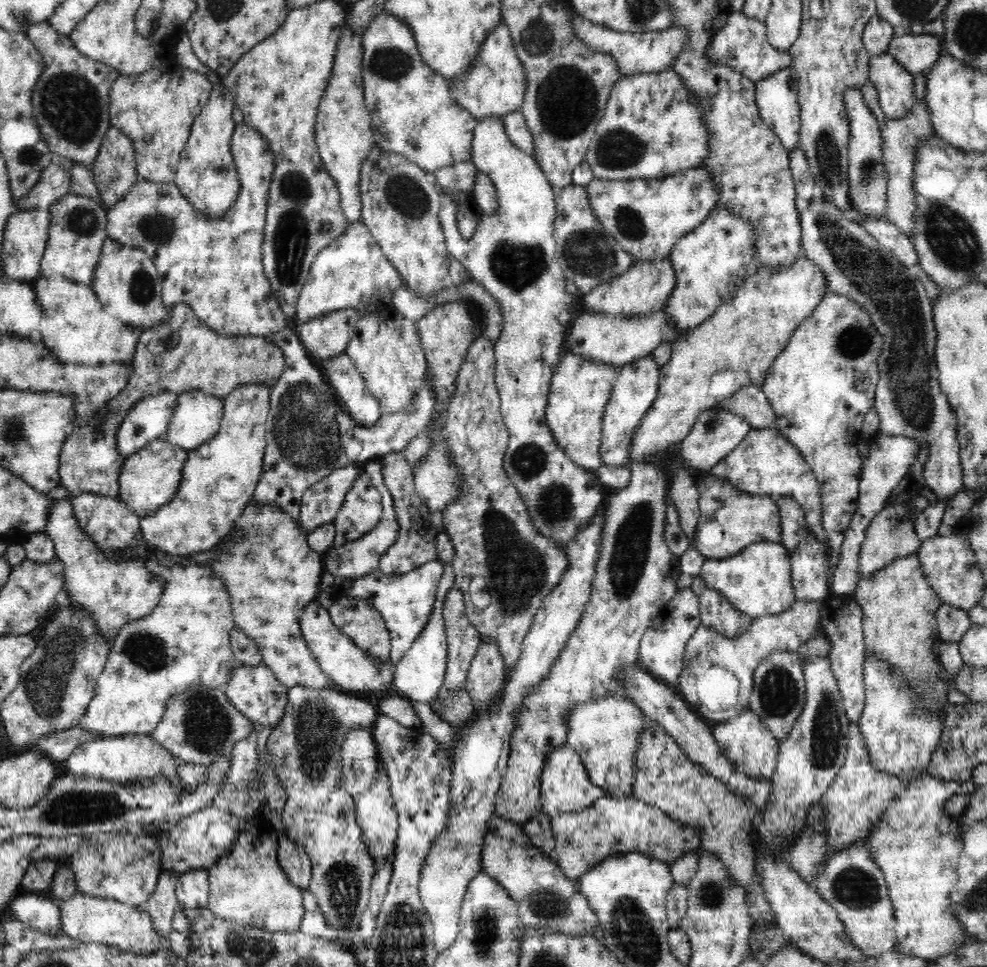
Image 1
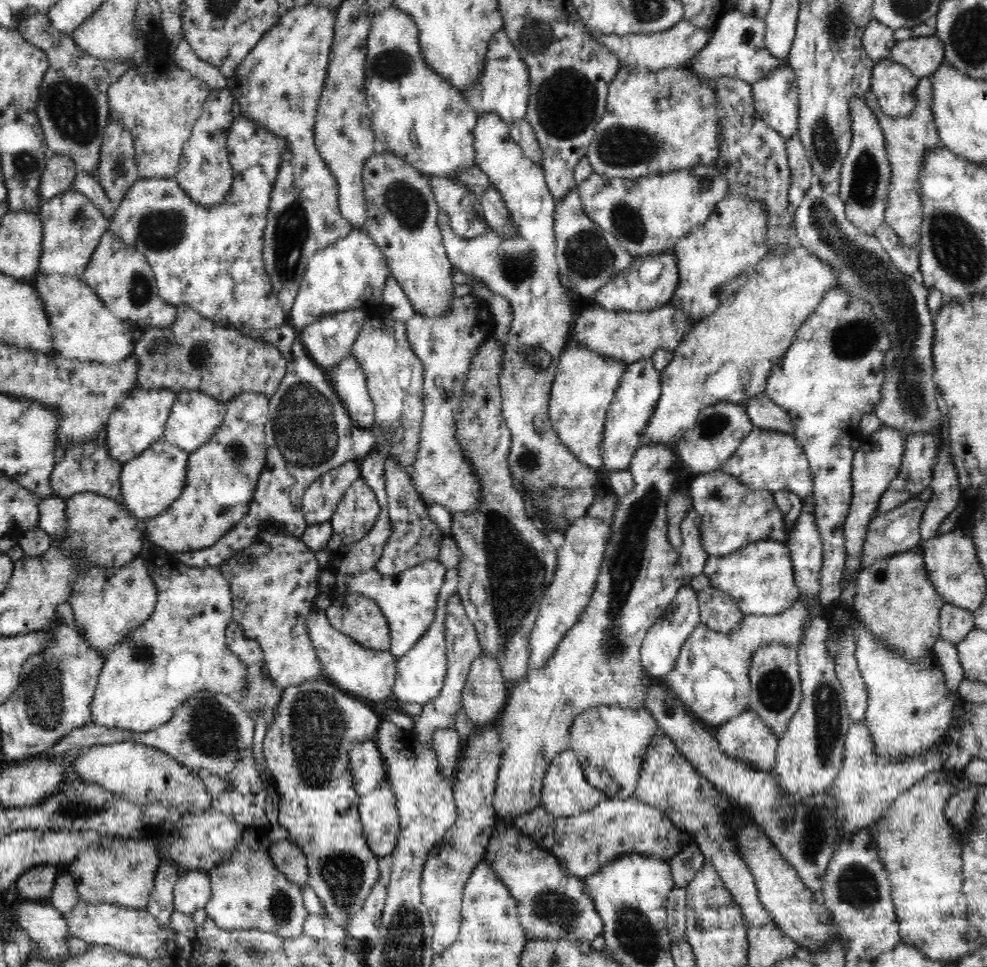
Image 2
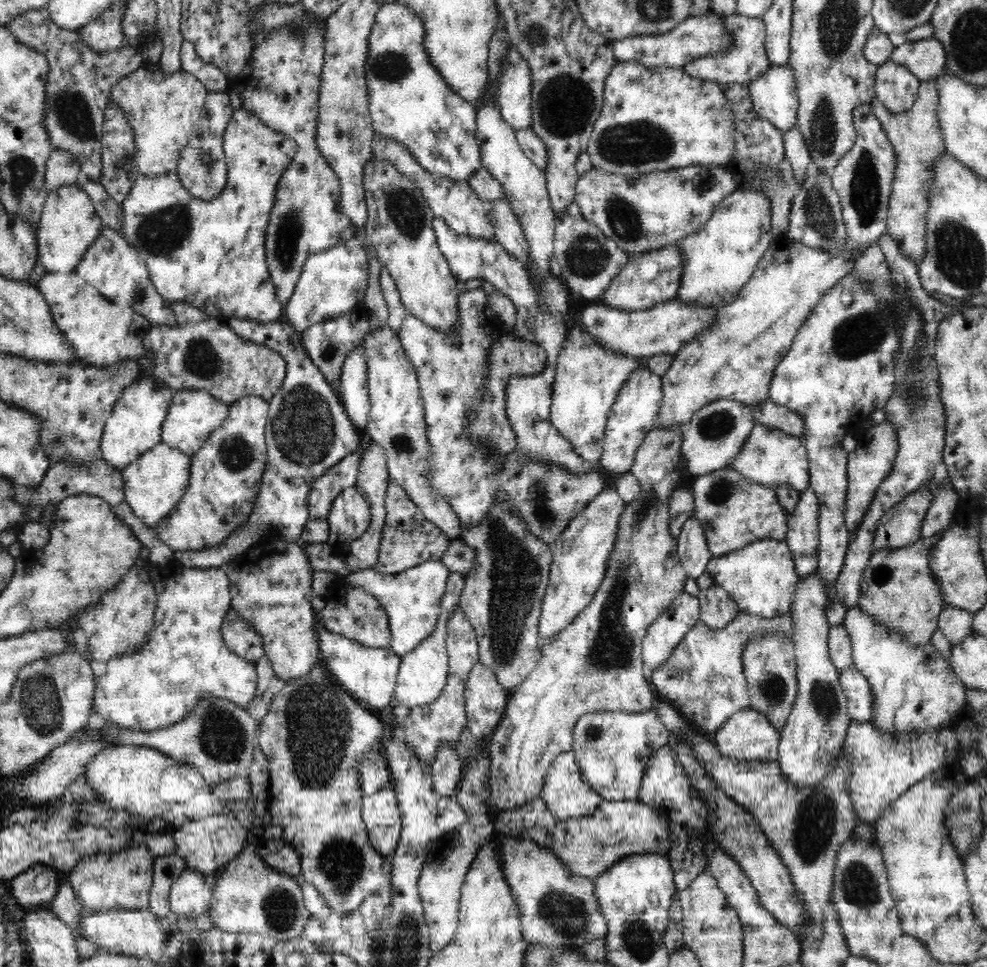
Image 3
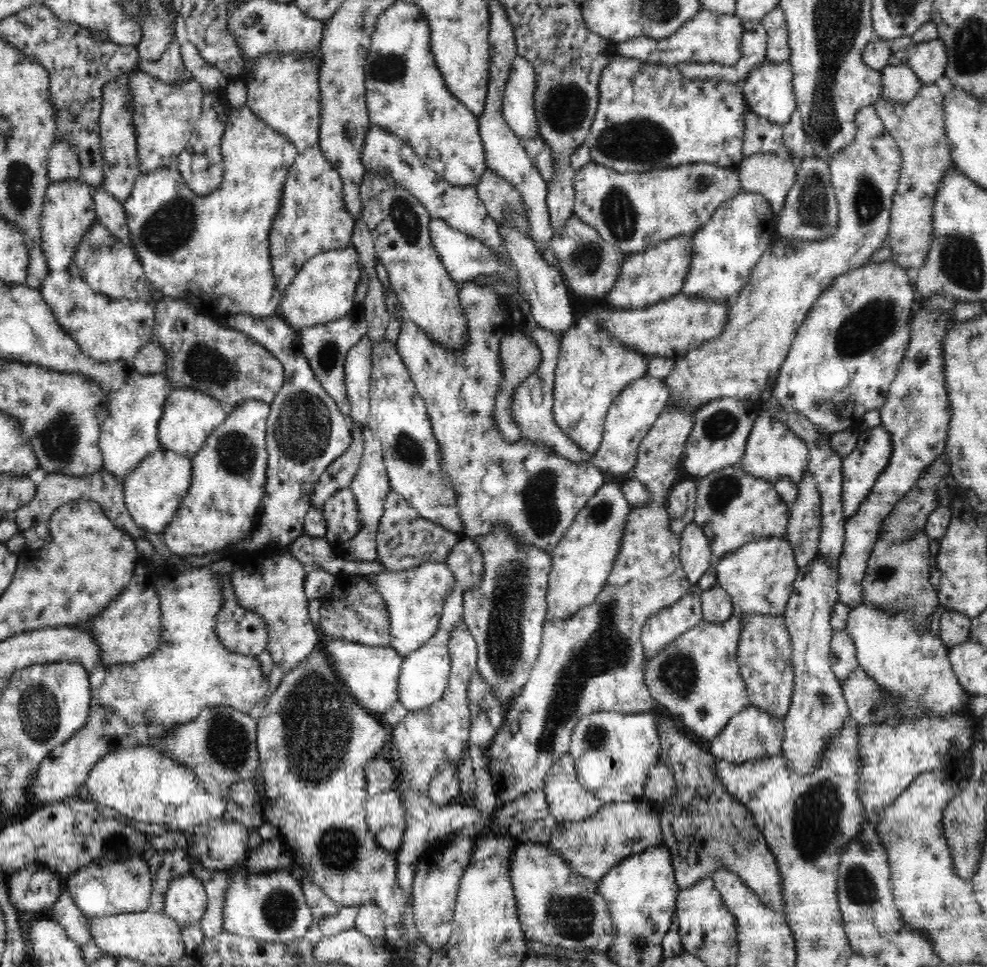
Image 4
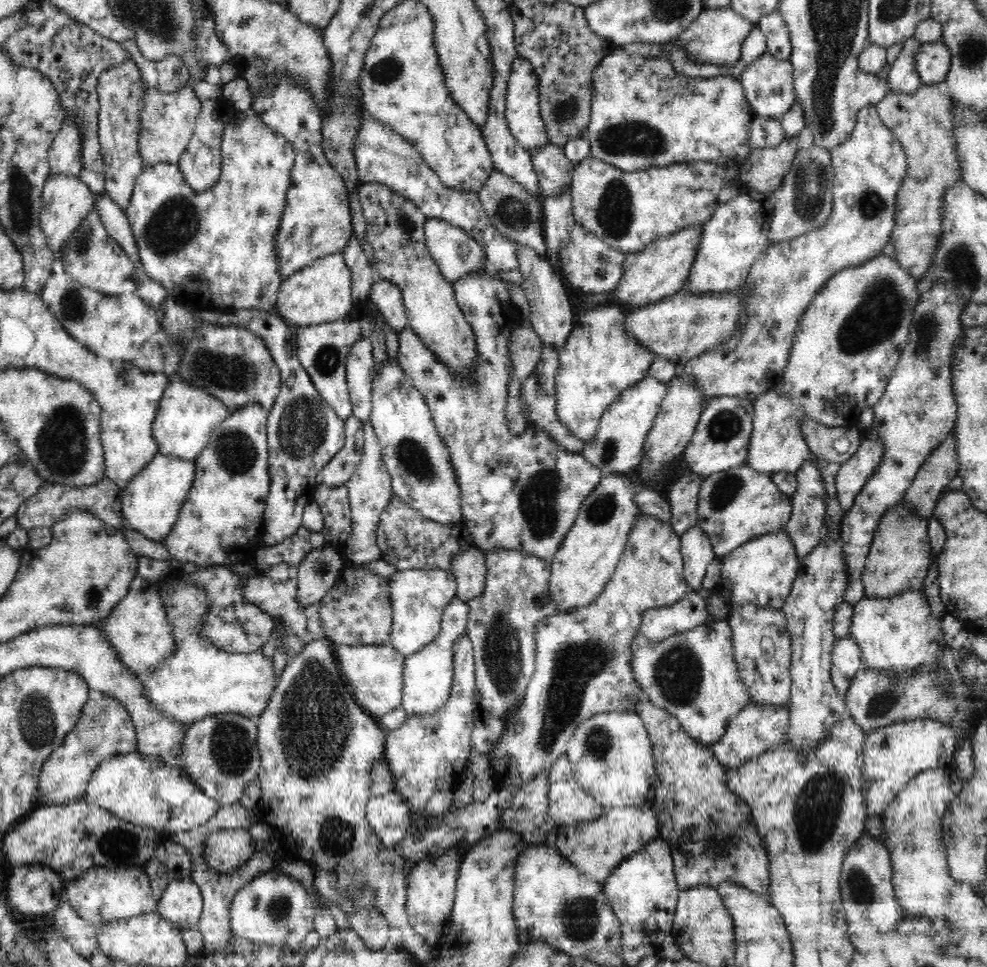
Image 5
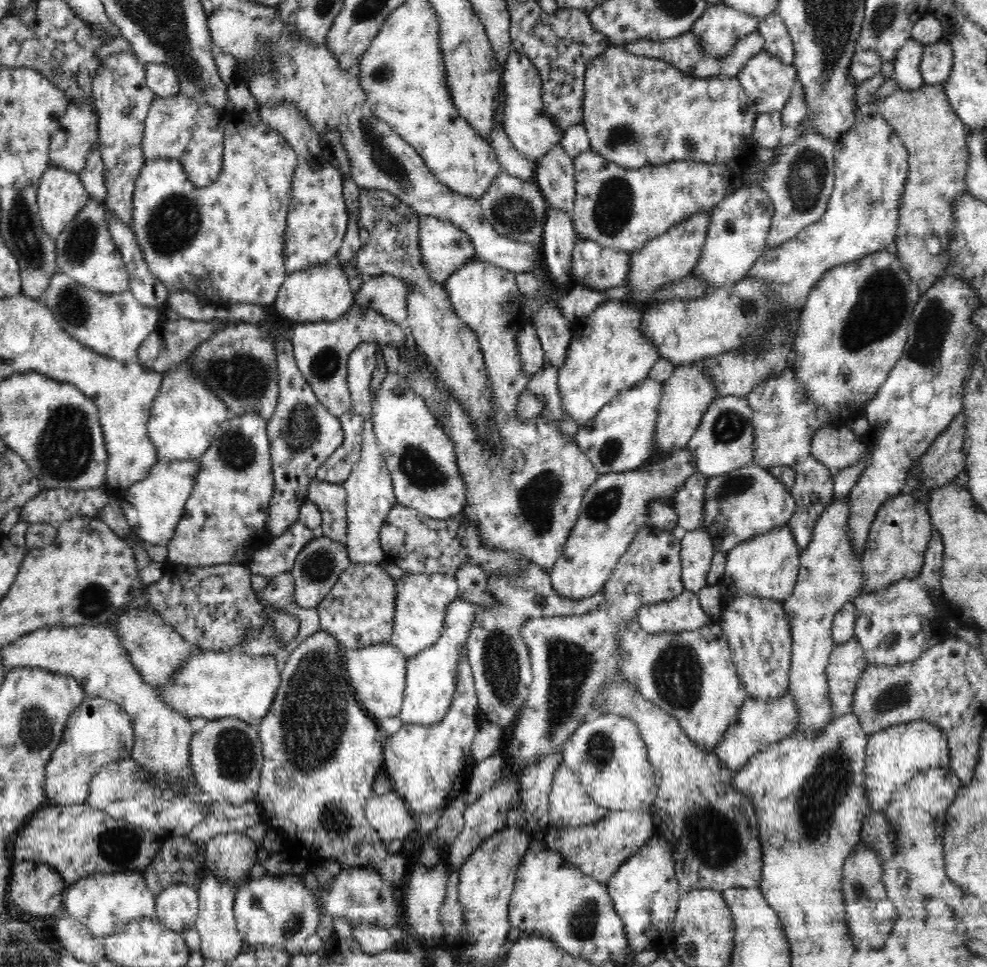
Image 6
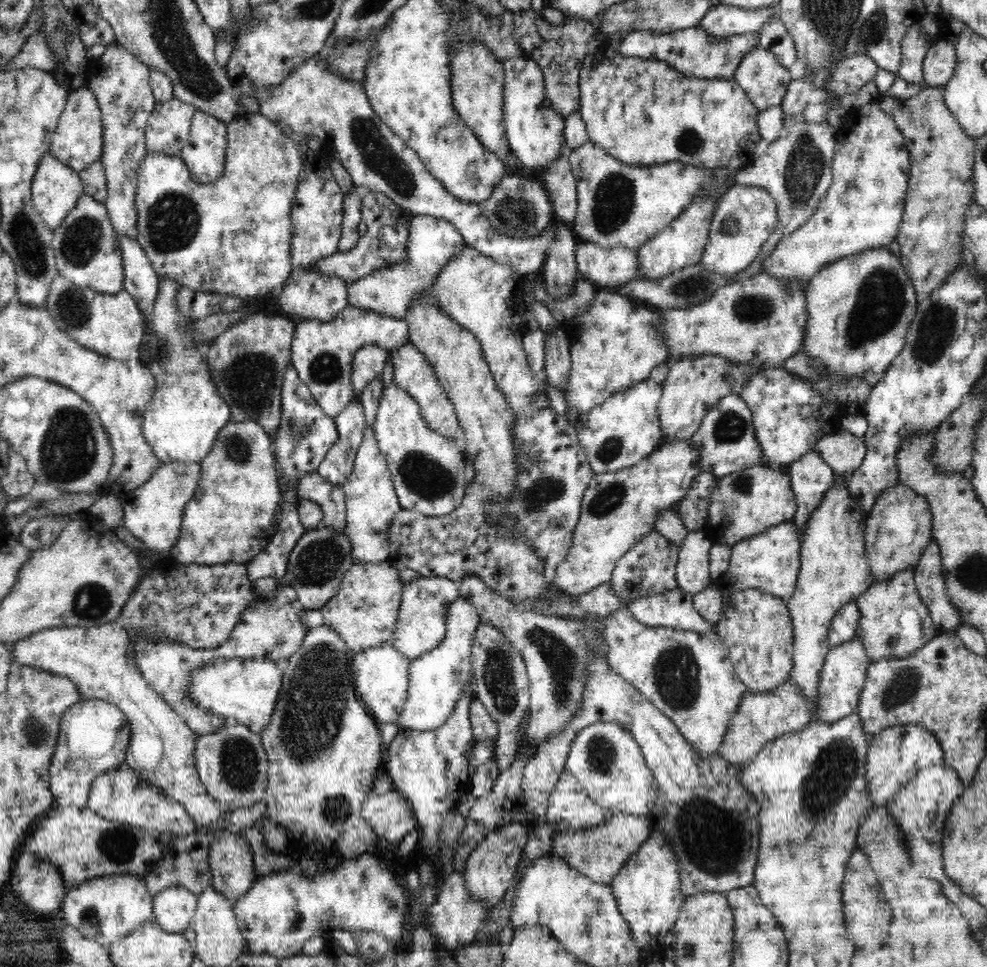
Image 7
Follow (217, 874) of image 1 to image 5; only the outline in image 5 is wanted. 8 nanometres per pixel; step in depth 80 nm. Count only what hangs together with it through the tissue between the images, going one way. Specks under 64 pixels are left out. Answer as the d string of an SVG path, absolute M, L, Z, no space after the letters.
M276 871L261 873L243 886L230 907L233 934L253 943L288 945L292 951L305 948L305 938L314 931L315 905L300 880Z

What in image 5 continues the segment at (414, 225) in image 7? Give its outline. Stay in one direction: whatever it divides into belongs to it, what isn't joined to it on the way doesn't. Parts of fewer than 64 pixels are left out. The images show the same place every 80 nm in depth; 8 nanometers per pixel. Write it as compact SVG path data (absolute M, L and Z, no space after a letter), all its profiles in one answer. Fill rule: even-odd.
M428 218L424 222L424 231L426 238L426 247L428 254L432 255L434 264L440 267L442 277L448 282L456 282L458 278L462 278L464 274L472 272L472 270L480 270L484 267L484 251L478 245L478 242L468 233L462 231L461 228L450 224L442 219ZM376 278L368 290L368 300L385 318L385 322L398 333L409 326L401 290L391 280Z

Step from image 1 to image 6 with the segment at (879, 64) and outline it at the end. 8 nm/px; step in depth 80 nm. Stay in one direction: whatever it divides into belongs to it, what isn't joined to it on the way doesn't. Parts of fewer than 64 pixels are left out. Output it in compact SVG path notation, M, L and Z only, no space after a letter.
M911 36L904 42L898 51L895 58L895 67L893 73L893 80L896 81L902 91L918 90L923 85L923 76L921 75L921 58L925 49L925 44L914 40Z

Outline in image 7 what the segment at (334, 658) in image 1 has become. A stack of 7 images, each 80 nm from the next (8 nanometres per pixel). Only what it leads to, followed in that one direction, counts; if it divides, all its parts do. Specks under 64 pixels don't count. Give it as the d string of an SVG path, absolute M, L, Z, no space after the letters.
M392 641L352 654L350 671L355 693L377 725L399 722L407 699L410 663L411 660L401 654Z

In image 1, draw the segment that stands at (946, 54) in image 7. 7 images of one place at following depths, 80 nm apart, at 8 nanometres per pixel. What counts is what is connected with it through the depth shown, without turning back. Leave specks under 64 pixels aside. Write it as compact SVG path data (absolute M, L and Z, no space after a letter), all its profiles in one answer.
M924 34L895 36L889 44L888 54L910 74L926 75L940 58L942 40L939 36Z

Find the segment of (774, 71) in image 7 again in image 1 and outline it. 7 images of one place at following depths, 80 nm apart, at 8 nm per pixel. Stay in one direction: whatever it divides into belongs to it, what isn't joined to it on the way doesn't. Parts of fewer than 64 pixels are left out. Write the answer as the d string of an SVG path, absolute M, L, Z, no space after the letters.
M792 66L777 70L764 80L755 82L755 102L761 120L776 134L786 150L799 145L801 128L800 106L798 101L798 73Z

